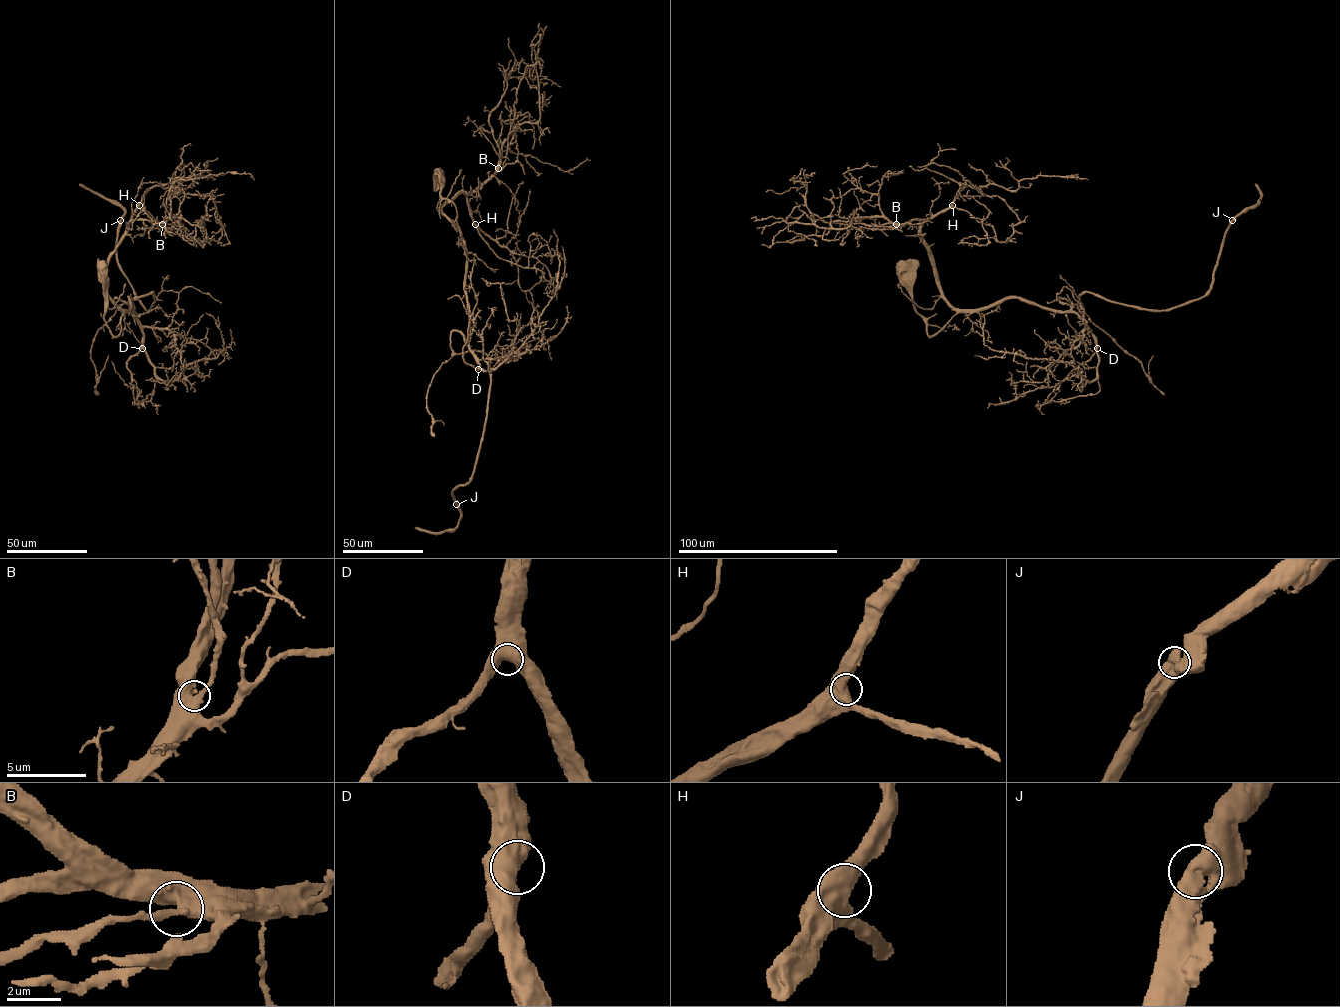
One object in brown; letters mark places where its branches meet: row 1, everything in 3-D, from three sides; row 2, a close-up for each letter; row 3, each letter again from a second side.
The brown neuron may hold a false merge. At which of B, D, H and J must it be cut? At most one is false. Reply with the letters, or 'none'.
none

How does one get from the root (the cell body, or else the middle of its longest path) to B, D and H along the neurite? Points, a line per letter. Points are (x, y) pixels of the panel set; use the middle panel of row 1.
B: (440, 175), (444, 182), (440, 195), (454, 205), (459, 228), (439, 209), (460, 193), (475, 191), (498, 168)
D: (440, 175), (444, 182), (440, 195), (455, 206), (456, 225), (465, 248), (469, 349), (479, 363), (478, 369)
H: (440, 175), (444, 182), (440, 195), (454, 205), (459, 228), (439, 209), (464, 193), (475, 224)

